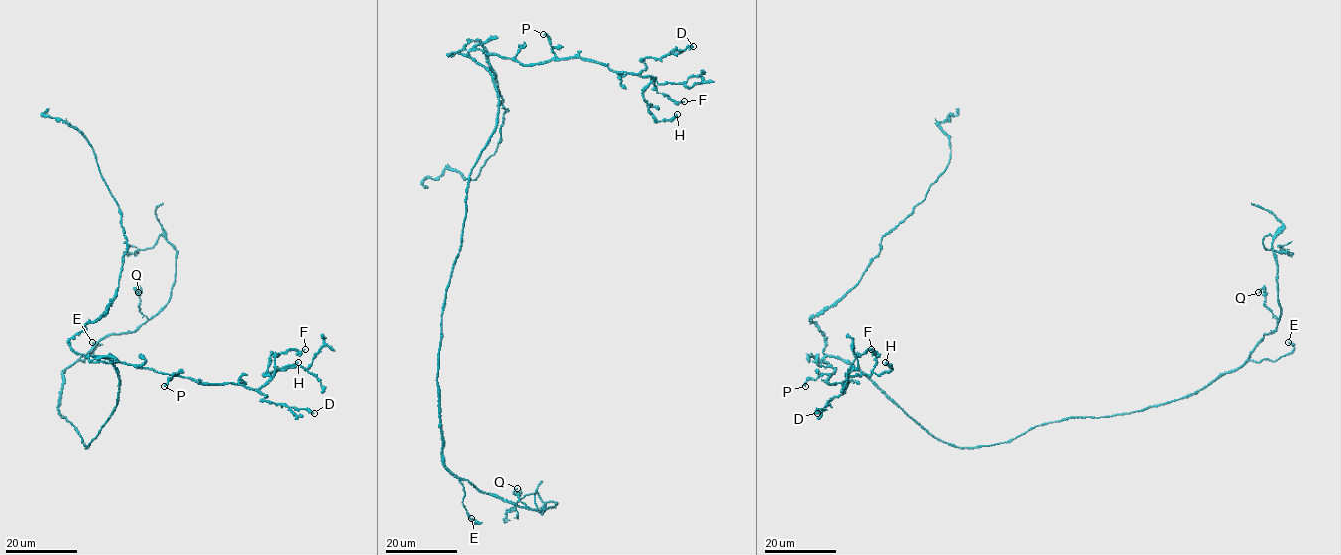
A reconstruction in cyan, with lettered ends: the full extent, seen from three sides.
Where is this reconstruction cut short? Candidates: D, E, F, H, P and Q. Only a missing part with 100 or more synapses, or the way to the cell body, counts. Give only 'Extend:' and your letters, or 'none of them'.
Extend: none of them

